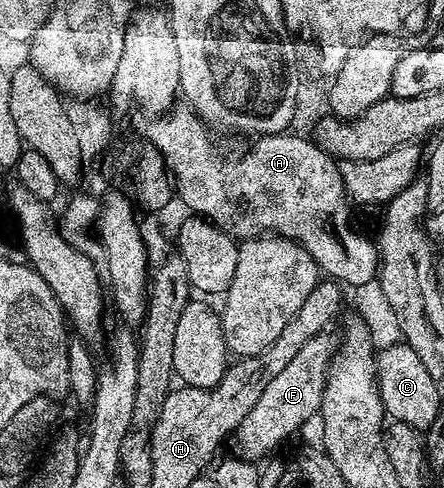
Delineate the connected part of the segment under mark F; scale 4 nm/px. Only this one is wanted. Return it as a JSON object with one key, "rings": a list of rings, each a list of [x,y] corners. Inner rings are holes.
{"rings":[[[322,332],[307,340],[295,357],[287,363],[287,368],[263,388],[263,396],[259,396],[259,404],[247,412],[247,416],[239,424],[233,441],[237,448],[236,453],[249,461],[264,459],[267,452],[271,451],[284,438],[289,438],[309,417],[316,415],[321,409],[325,379],[329,373],[329,363],[335,353],[335,338],[329,332]]]}

